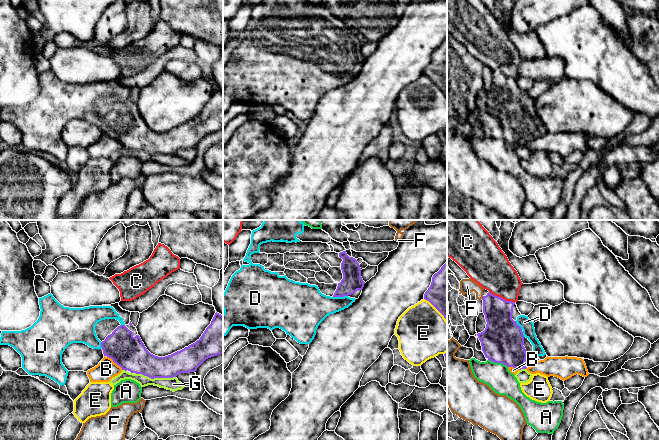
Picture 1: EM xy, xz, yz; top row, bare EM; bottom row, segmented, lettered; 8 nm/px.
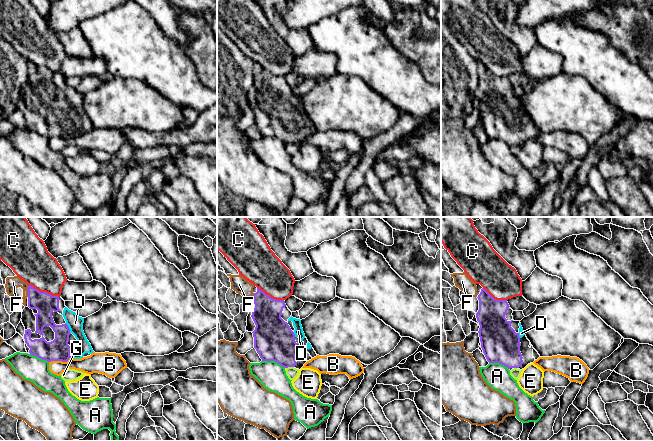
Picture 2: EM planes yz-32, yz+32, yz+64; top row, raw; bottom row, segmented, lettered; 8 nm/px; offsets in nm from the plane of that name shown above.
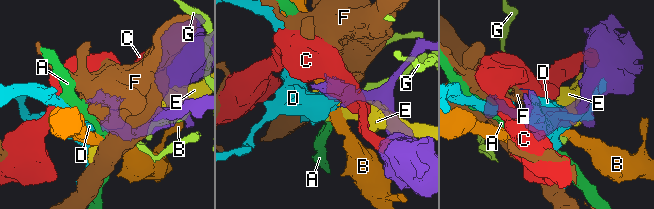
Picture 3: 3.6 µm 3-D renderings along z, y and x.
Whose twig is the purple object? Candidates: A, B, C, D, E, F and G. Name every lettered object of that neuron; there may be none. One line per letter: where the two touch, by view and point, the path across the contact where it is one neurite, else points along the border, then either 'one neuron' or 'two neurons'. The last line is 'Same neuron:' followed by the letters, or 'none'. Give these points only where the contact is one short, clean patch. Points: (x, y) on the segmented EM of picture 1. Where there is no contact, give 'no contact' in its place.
A: contact yz (498, 362); border yz (488, 359), (494, 362), (501, 362), (507, 367); two neurons
B: contact xy (115, 362); border xy (107, 356), (122, 369); two neurons
C: contact yz (501, 298); two neurons
D: contact xz (340, 296); one neuron
E: contact xz (436, 308); two neurons
F: contact yz (483, 297); border yz (483, 296), (481, 298); two neurons
G: contact xy (155, 377); two neurons
Same neuron: D

